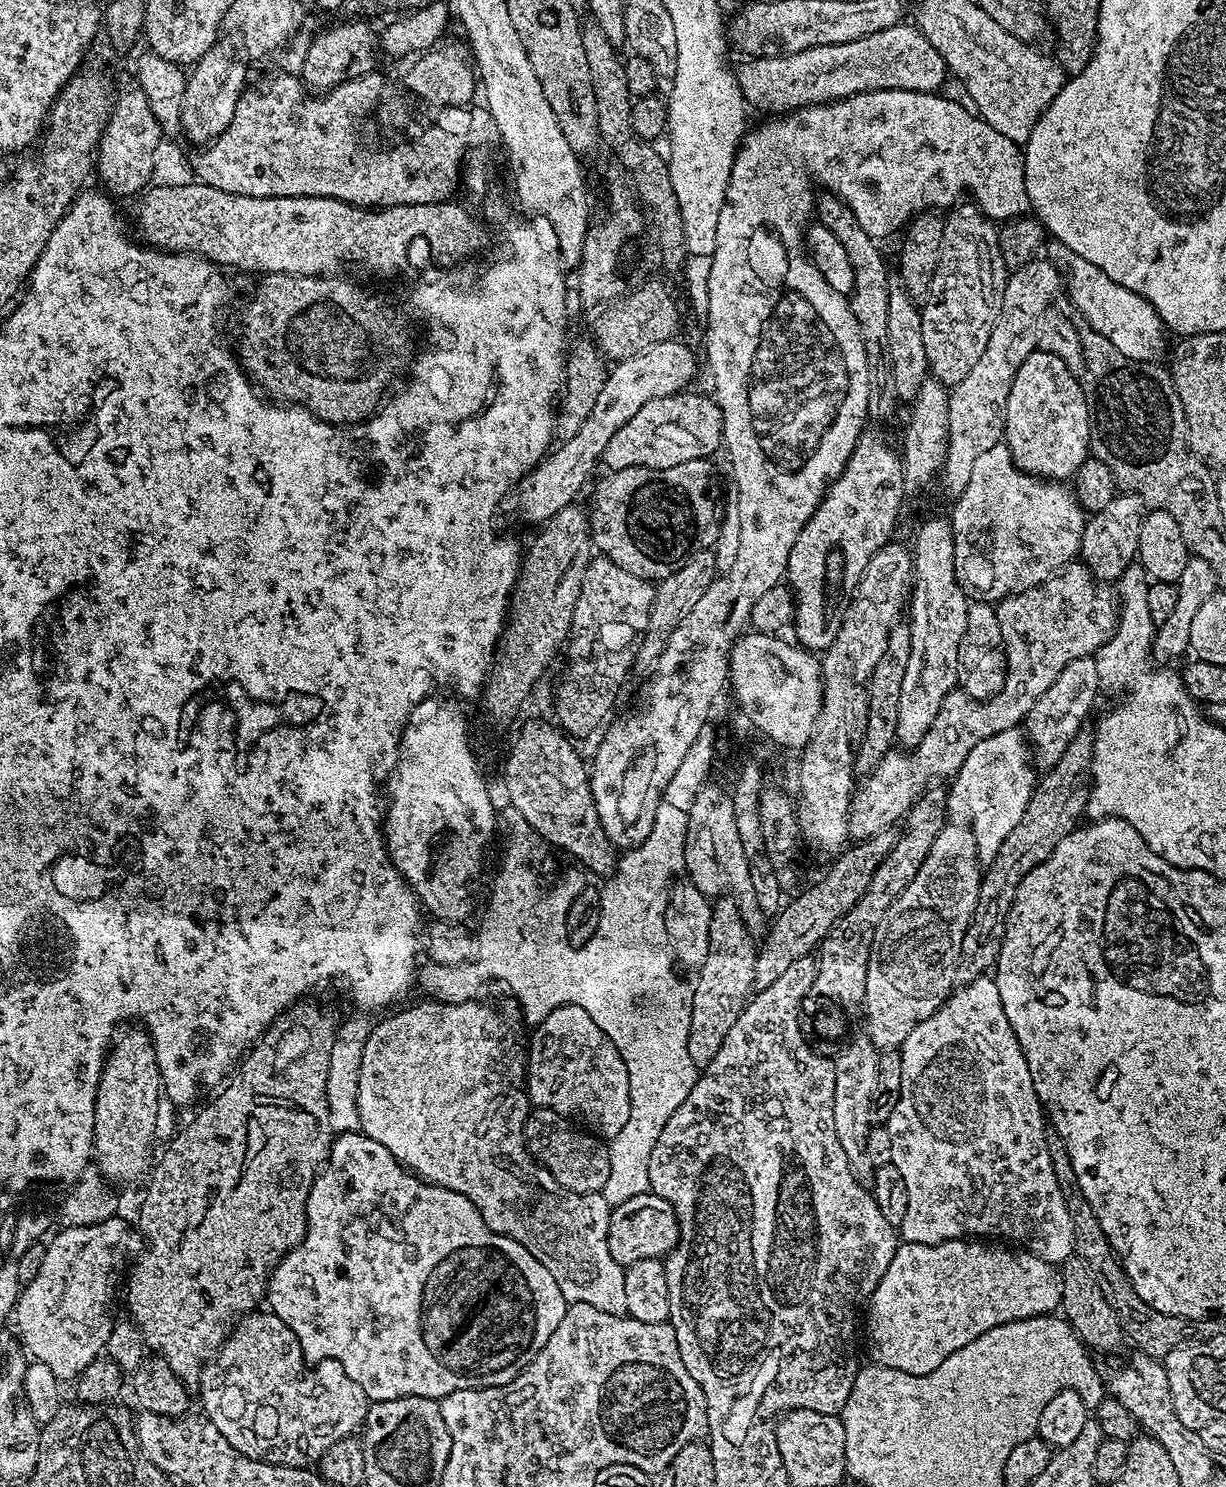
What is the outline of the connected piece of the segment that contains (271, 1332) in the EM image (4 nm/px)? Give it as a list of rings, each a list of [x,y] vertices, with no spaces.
[[[253,1310],[247,1316],[240,1317],[238,1323],[228,1333],[228,1339],[220,1345],[216,1355],[200,1369],[198,1389],[200,1388],[200,1404],[204,1407],[201,1408],[203,1415],[207,1416],[210,1422],[214,1422],[214,1426],[218,1426],[218,1430],[222,1430],[222,1438],[226,1438],[226,1442],[230,1442],[230,1446],[234,1446],[234,1450],[238,1450],[250,1458],[265,1460],[267,1464],[289,1464],[295,1468],[315,1465],[332,1443],[351,1437],[363,1425],[370,1401],[362,1390],[362,1386],[358,1386],[358,1382],[354,1382],[354,1378],[350,1378],[350,1374],[346,1374],[346,1370],[342,1370],[342,1366],[337,1360],[321,1360],[315,1366],[309,1366],[305,1361],[302,1346],[290,1330],[290,1326],[286,1326],[286,1322],[282,1322],[282,1318],[278,1318],[270,1310],[260,1311]]]

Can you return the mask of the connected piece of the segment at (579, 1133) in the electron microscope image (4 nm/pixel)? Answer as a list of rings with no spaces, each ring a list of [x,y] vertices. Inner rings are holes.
[[[533,1107],[524,1123],[524,1144],[532,1159],[546,1168],[551,1176],[567,1190],[567,1192],[603,1193],[606,1178],[610,1178],[610,1154],[608,1144],[601,1137],[575,1125],[562,1114],[549,1108]]]

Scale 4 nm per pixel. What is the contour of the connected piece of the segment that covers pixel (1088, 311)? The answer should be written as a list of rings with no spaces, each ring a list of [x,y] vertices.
[[[1052,238],[1047,241],[1047,259],[1059,270],[1063,287],[1068,288],[1068,296],[1076,307],[1075,315],[1079,319],[1090,322],[1102,338],[1106,338],[1126,358],[1134,358],[1138,362],[1155,364],[1163,361],[1170,352],[1170,333],[1165,328],[1162,318],[1158,318],[1158,310],[1150,306],[1144,298],[1134,294],[1134,290],[1126,290],[1126,286],[1118,286],[1114,278],[1109,278],[1094,266],[1094,262],[1086,262],[1082,254],[1074,254],[1060,240]]]

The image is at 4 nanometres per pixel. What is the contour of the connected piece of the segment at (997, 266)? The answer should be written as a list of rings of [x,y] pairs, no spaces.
[[[964,203],[953,207],[944,220],[941,257],[920,308],[922,346],[926,346],[928,370],[931,379],[939,380],[945,386],[954,386],[958,382],[962,382],[962,378],[966,378],[966,374],[970,374],[970,370],[974,370],[974,362],[978,362],[978,358],[982,358],[982,350],[986,350],[986,342],[990,342],[994,322],[1000,313],[1004,293],[1003,283],[999,279],[996,281],[996,272],[1005,271],[1004,259],[998,246],[1000,233],[997,225],[989,220],[975,204]]]

